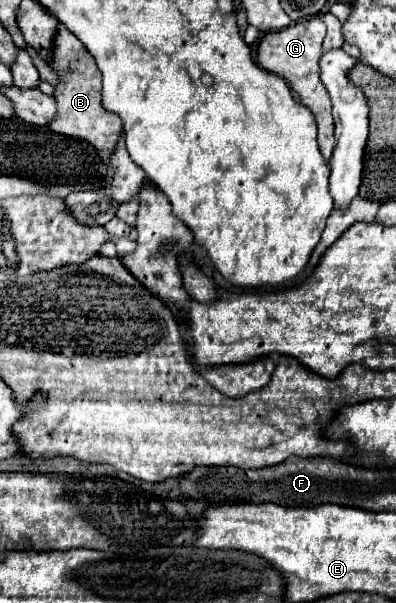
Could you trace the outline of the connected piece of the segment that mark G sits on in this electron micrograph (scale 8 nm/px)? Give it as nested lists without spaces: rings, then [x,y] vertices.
[[[320,16],[294,22],[284,30],[278,32],[266,32],[264,38],[258,44],[258,64],[274,72],[276,76],[288,80],[288,86],[300,96],[300,102],[312,110],[316,122],[318,122],[318,146],[322,156],[328,160],[334,148],[334,118],[332,118],[332,106],[330,106],[330,96],[326,94],[326,88],[322,86],[320,80],[320,58],[322,58],[322,40],[326,34],[326,26]]]

